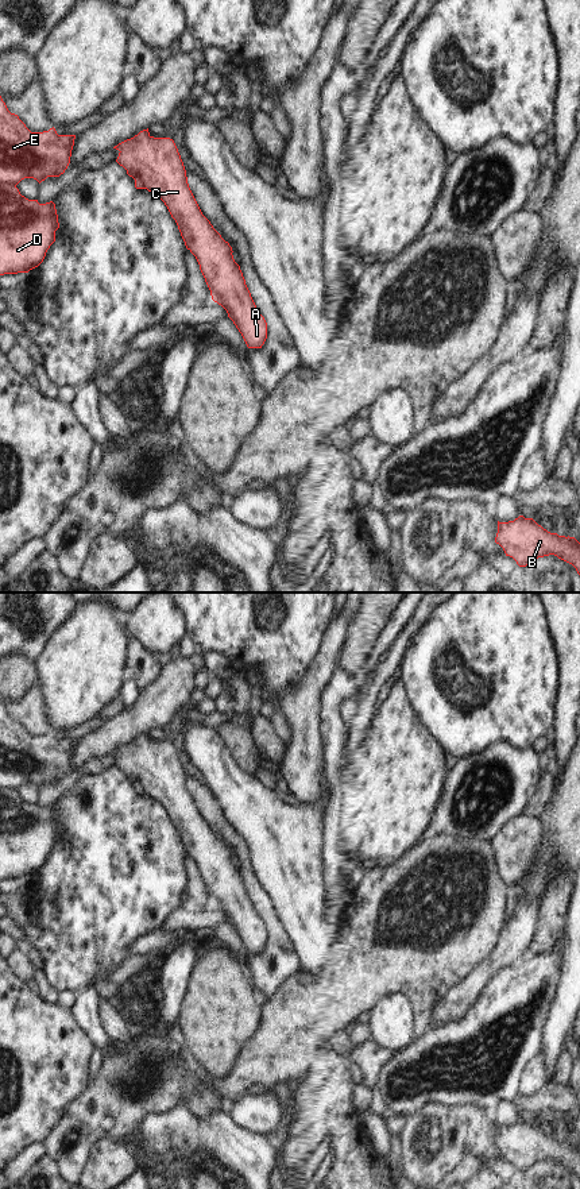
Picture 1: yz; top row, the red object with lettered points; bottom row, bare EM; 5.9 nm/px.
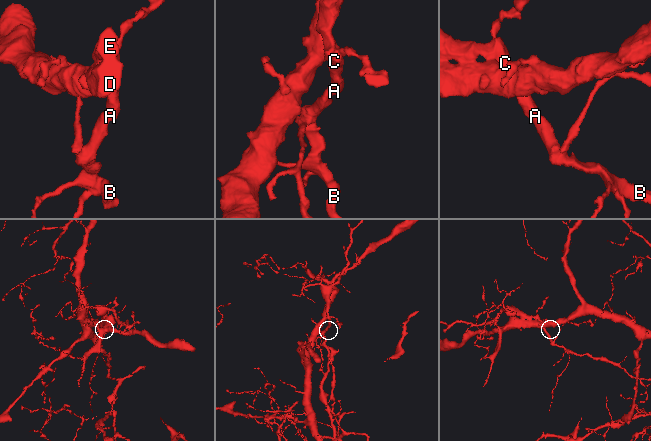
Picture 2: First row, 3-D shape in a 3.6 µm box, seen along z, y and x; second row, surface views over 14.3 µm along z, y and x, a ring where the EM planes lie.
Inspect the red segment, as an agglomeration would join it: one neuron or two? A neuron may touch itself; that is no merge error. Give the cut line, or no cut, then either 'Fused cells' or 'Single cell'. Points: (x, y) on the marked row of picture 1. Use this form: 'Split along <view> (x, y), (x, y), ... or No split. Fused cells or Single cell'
Split along yz (135, 170), (146, 188). Fused cells

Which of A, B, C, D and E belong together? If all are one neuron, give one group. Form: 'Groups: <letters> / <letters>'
Groups: A B C E / D

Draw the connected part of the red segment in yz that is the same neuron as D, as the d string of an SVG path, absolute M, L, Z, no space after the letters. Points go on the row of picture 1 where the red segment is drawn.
M0 184L0 275L38 267L59 228L55 204L39 204Z

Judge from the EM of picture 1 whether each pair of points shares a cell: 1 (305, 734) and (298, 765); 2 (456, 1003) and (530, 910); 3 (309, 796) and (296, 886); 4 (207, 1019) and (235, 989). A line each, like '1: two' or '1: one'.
1: one
2: one
3: two
4: one

